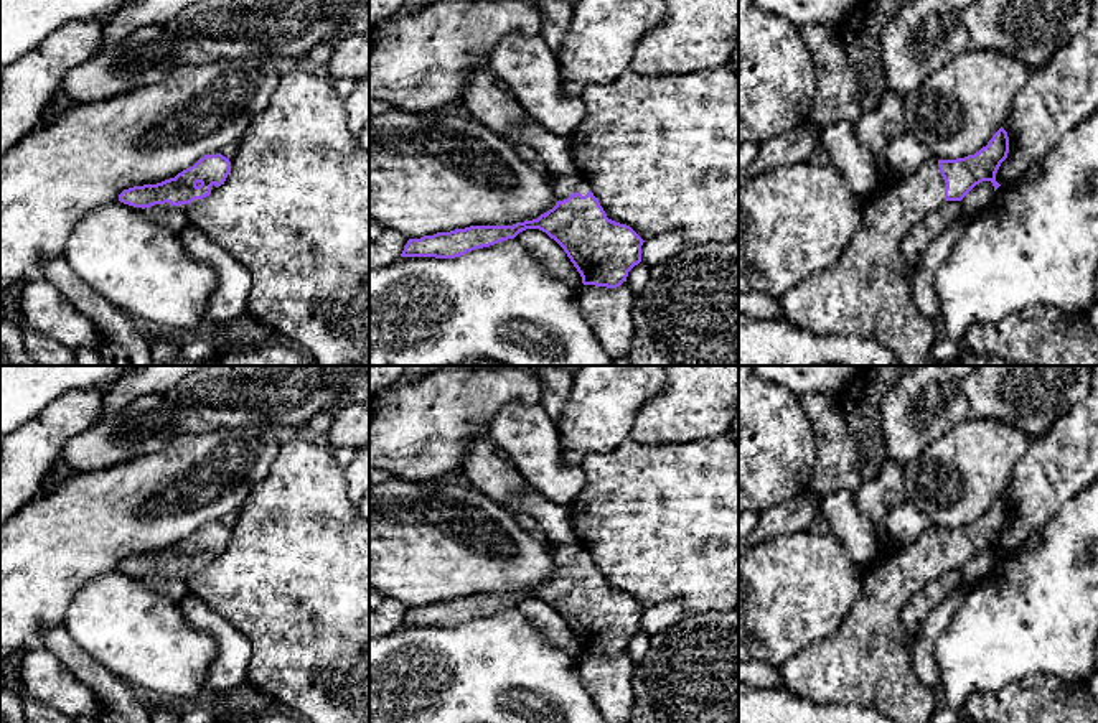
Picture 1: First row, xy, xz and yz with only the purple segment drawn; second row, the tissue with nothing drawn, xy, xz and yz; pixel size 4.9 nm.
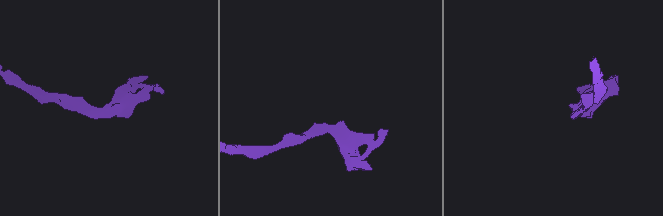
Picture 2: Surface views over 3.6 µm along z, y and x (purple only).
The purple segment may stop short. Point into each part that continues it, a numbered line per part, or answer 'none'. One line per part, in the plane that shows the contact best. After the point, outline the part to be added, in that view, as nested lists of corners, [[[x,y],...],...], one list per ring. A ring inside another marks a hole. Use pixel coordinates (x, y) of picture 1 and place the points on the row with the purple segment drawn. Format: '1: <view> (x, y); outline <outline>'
1: yz (868, 293); outline [[[928,158],[912,175],[887,186],[862,208],[862,222],[841,259],[829,268],[806,277],[778,301],[793,326],[816,336],[857,336],[885,346],[902,366],[938,366],[936,328],[913,305],[913,265],[900,254],[908,229],[945,199],[938,160]]]

